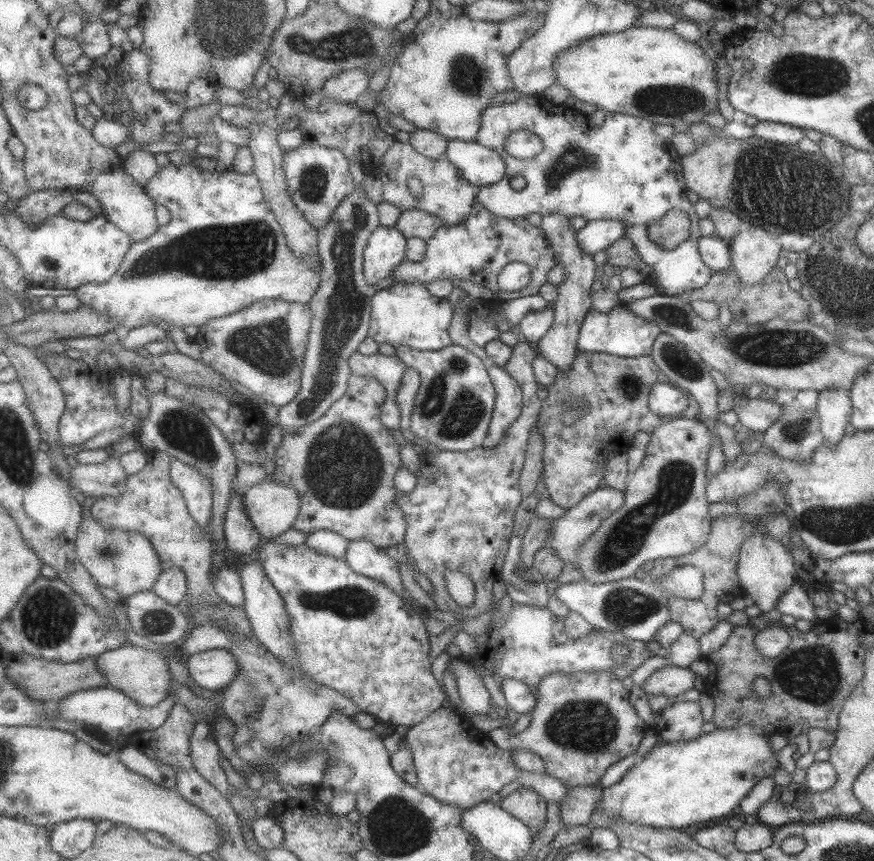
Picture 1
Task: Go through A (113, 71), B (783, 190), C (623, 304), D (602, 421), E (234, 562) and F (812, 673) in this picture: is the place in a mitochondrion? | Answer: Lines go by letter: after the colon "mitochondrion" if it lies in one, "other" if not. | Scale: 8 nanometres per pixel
A: other
B: mitochondrion
C: other
D: other
E: other
F: mitochondrion

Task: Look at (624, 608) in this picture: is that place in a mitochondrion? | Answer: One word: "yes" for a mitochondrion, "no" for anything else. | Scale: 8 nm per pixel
yes

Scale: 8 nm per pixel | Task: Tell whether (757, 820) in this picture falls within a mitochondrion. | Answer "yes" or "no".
no

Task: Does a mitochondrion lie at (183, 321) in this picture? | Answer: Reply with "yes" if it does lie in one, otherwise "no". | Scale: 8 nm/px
no

